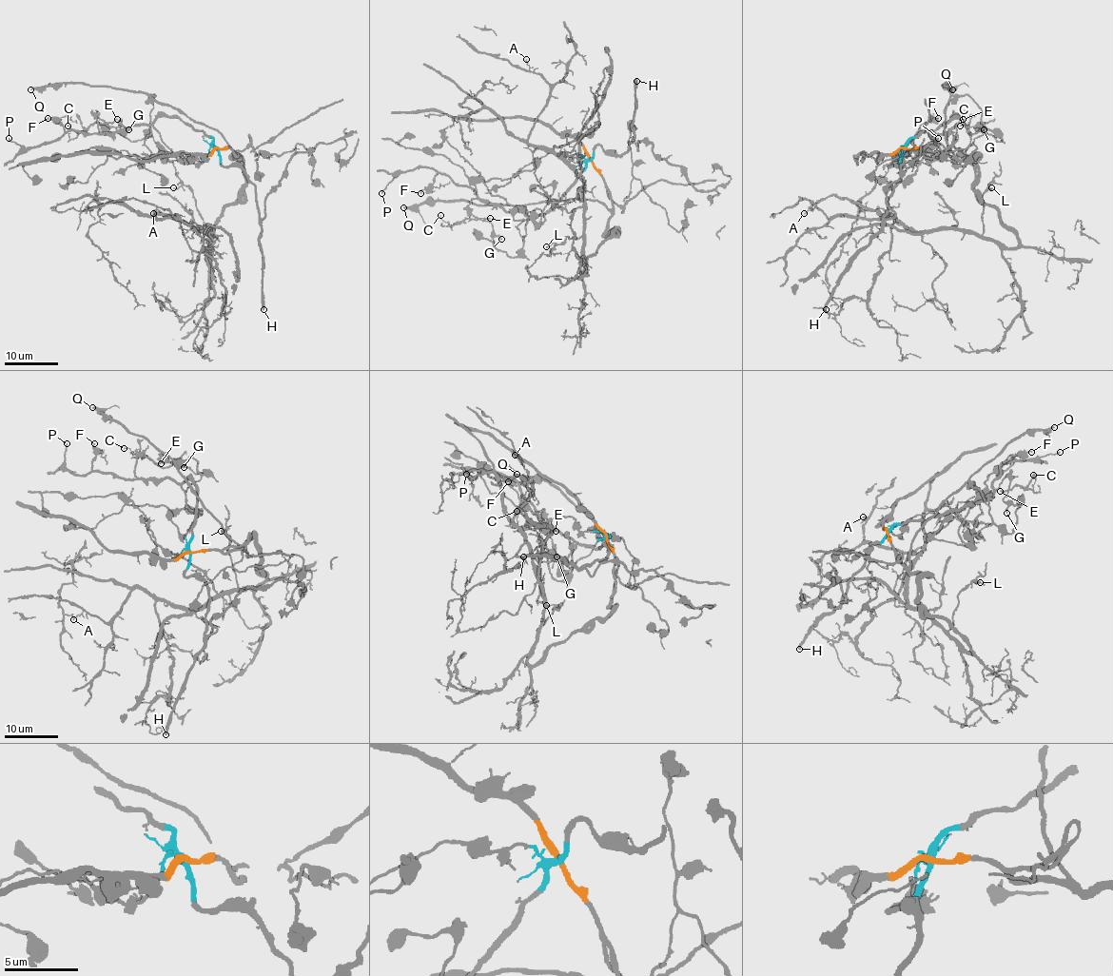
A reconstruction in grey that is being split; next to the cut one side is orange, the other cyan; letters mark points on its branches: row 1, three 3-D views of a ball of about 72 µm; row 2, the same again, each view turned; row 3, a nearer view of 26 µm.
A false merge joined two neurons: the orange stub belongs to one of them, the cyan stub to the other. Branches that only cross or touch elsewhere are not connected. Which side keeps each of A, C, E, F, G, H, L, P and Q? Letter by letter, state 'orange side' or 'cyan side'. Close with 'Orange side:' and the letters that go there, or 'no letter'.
A: orange side
C: cyan side
E: cyan side
F: cyan side
G: cyan side
H: cyan side
L: orange side
P: cyan side
Q: orange side
Orange side: A, L, Q

